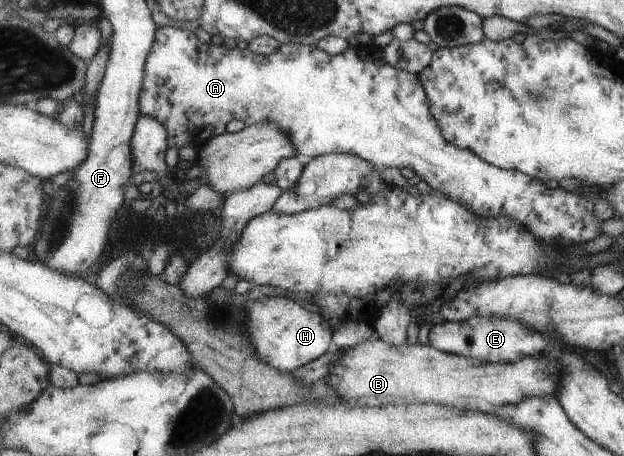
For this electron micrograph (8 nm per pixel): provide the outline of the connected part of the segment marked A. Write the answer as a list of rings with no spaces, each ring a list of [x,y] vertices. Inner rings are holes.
[[[177,24],[158,27],[156,44],[153,45],[147,57],[146,75],[140,94],[140,114],[143,117],[156,118],[161,122],[167,129],[169,146],[174,147],[176,150],[185,148],[185,146],[201,146],[205,140],[223,134],[225,130],[227,130],[227,124],[229,124],[233,118],[242,120],[245,125],[274,122],[291,137],[291,140],[296,146],[296,152],[305,160],[331,153],[347,153],[368,160],[378,169],[384,167],[397,167],[398,169],[409,168],[413,170],[415,175],[419,176],[421,180],[429,184],[432,190],[445,192],[447,196],[464,204],[480,217],[495,218],[503,215],[514,218],[515,221],[523,223],[524,226],[532,231],[536,237],[539,237],[541,241],[554,248],[556,246],[563,246],[563,248],[565,248],[565,246],[569,247],[572,244],[580,245],[584,242],[589,242],[589,240],[595,240],[597,236],[604,234],[603,230],[601,230],[601,228],[603,228],[603,221],[595,216],[593,210],[595,210],[596,202],[591,197],[586,197],[581,192],[567,192],[565,188],[559,186],[552,187],[549,183],[533,178],[520,170],[502,169],[501,167],[489,164],[475,151],[455,146],[452,142],[449,142],[441,130],[440,123],[433,116],[432,110],[430,109],[429,97],[420,76],[410,73],[409,71],[397,70],[397,67],[391,66],[386,60],[383,60],[383,48],[379,48],[379,46],[363,46],[363,48],[349,47],[345,52],[332,55],[331,53],[322,51],[317,46],[309,46],[301,43],[285,43],[272,55],[260,55],[249,48],[228,48],[222,44],[216,47],[215,44],[212,43],[206,44],[199,42],[199,38],[195,36],[193,31],[183,30],[179,28]]]

